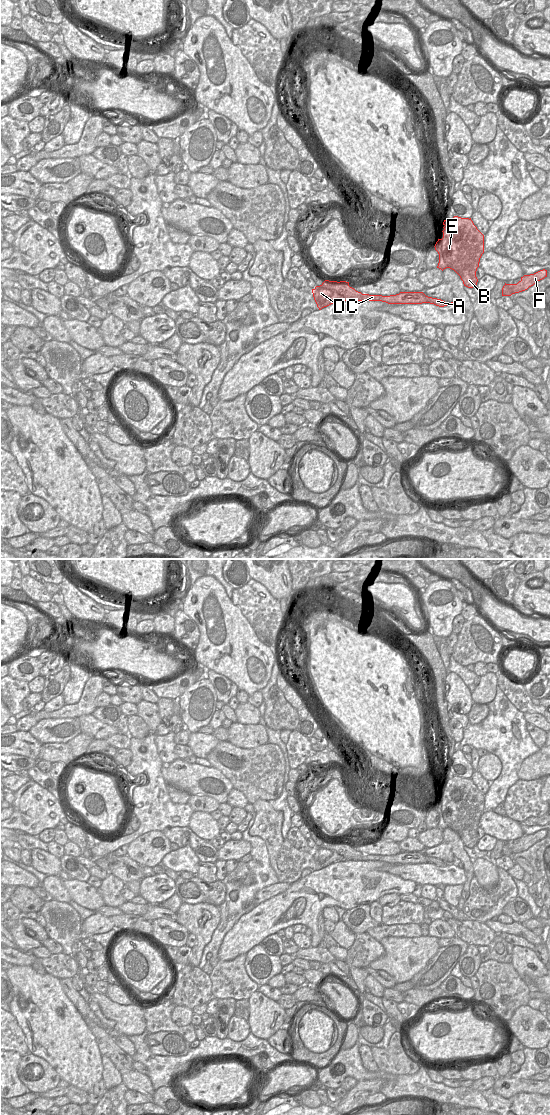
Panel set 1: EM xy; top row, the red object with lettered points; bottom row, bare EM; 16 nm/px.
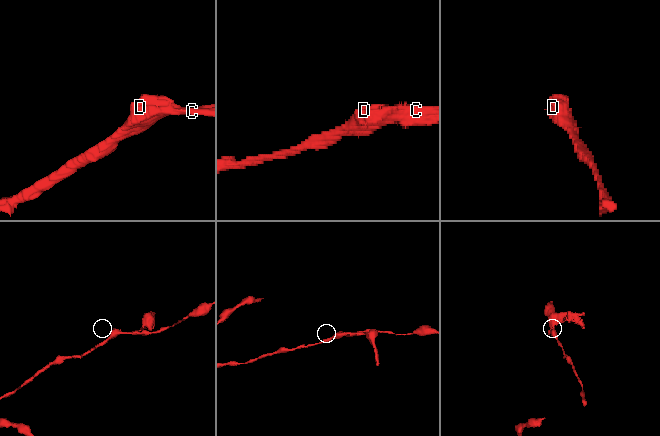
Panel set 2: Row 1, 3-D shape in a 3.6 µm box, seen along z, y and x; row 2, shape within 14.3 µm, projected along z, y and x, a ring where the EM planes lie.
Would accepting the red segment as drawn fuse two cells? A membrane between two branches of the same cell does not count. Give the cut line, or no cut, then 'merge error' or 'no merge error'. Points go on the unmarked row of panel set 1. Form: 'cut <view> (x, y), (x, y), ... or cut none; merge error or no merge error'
cut xy (417, 852), (422, 853); merge error

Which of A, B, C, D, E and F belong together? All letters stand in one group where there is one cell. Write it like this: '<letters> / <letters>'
A C D F / B E

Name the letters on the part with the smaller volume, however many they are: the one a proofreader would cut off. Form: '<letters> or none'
B, E

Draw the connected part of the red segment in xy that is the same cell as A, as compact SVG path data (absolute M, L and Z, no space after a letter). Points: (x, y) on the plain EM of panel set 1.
M325 840L320 846L312 849L314 860L319 870L333 863L341 861L382 861L388 864L422 864L430 863L439 867L447 865L456 865L456 861L447 863L441 859L426 856L418 852L400 852L396 855L382 856L362 854L349 846L346 841L329 841Z

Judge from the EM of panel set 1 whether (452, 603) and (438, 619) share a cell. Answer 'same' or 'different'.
same

